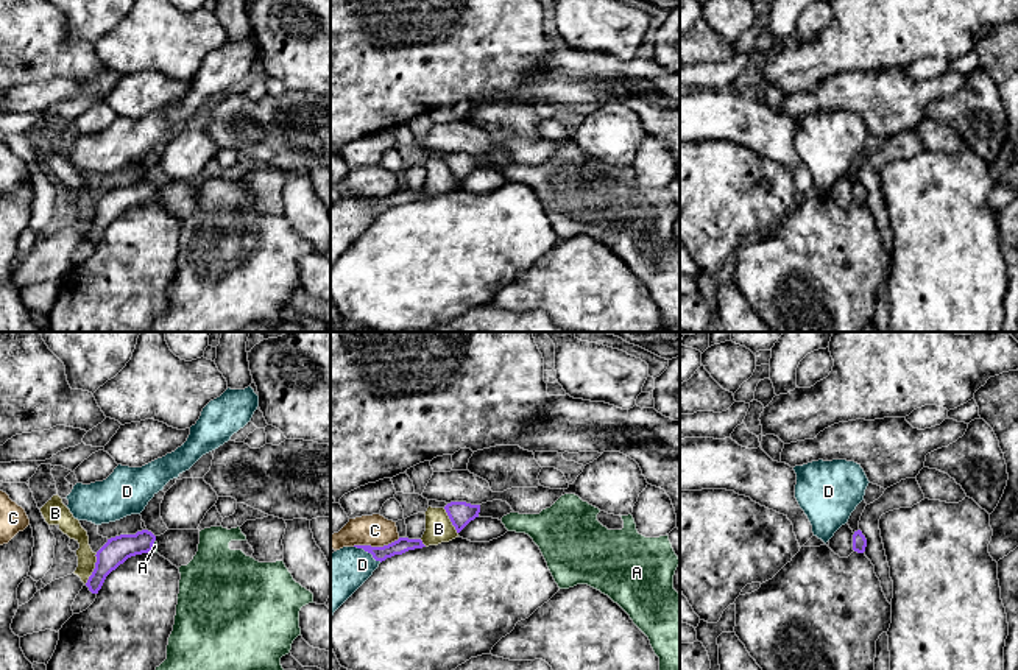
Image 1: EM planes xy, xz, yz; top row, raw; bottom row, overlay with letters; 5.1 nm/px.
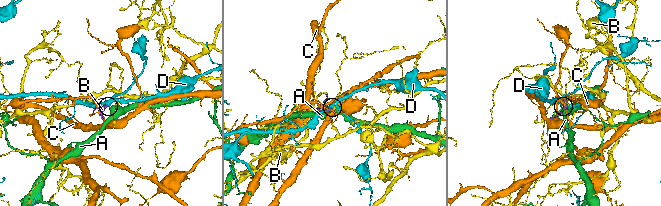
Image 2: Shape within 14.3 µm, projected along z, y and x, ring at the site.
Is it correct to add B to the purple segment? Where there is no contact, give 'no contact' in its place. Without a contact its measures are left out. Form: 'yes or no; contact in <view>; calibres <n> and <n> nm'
no; contact in xy; calibres 140 and 100 nm

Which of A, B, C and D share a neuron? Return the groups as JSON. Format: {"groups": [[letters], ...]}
{"groups": [["A"], ["B"], ["C"], ["D"]]}

